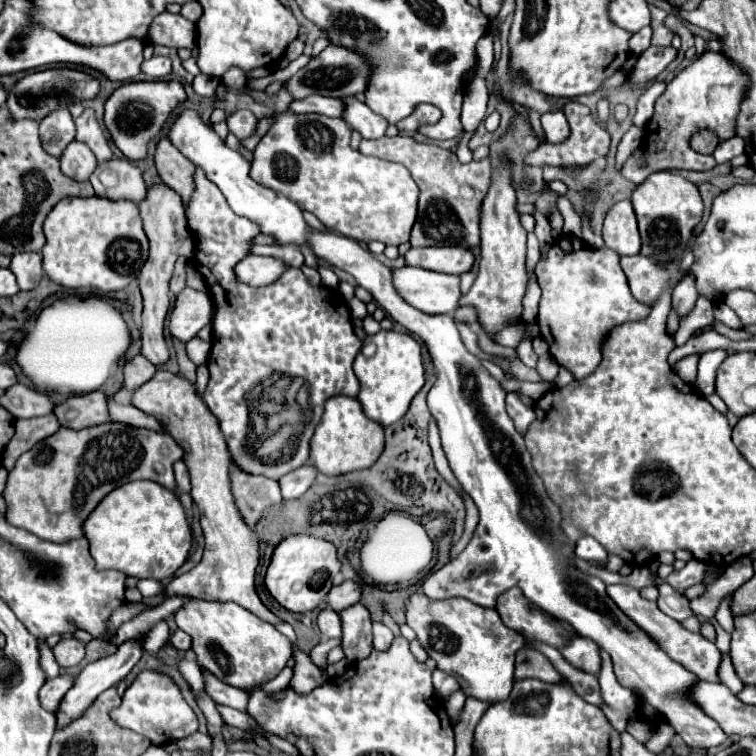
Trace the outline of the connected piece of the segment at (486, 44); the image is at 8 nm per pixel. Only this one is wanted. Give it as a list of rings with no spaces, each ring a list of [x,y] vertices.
[[[485,35],[477,43],[477,69],[475,77],[487,77],[495,61],[495,51],[493,51],[493,35]]]

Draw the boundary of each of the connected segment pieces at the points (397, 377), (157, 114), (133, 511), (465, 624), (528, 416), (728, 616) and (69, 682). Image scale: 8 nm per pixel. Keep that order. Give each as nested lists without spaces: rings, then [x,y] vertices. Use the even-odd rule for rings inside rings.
[[[381,329],[375,335],[367,335],[360,354],[353,363],[355,375],[361,381],[359,401],[369,419],[381,423],[383,427],[389,427],[407,413],[411,399],[423,387],[421,345],[409,333]]]
[[[139,81],[121,85],[105,103],[105,127],[111,133],[111,139],[121,149],[121,153],[131,159],[143,159],[147,153],[147,143],[155,137],[169,113],[185,101],[185,91],[179,81]]]
[[[131,481],[109,493],[83,523],[95,567],[117,569],[137,579],[165,579],[187,561],[191,529],[185,507],[173,491],[155,481]]]
[[[415,591],[405,603],[405,617],[405,623],[417,633],[417,641],[427,655],[441,671],[455,675],[467,695],[489,703],[509,697],[513,689],[515,653],[525,645],[525,639],[507,629],[495,609],[479,607],[463,597],[429,601],[421,591]]]
[[[515,392],[506,395],[506,410],[509,417],[515,421],[515,429],[525,433],[527,427],[535,421],[535,412],[532,406],[525,405]]]
[[[731,595],[729,597],[725,597],[723,601],[721,601],[721,605],[716,612],[715,619],[719,622],[719,625],[727,631],[727,633],[731,633],[733,631],[733,613],[731,613]]]
[[[59,675],[55,679],[49,679],[43,687],[41,687],[41,693],[39,693],[39,699],[41,699],[41,705],[45,709],[49,709],[51,713],[57,711],[61,699],[65,697],[65,693],[73,687],[75,679],[69,677],[69,675]]]

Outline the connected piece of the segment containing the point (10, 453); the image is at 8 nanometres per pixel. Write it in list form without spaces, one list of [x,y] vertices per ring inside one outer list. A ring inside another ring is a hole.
[[[55,415],[35,417],[35,419],[17,419],[15,423],[15,437],[9,441],[3,453],[3,467],[11,471],[15,467],[15,461],[29,451],[35,443],[43,441],[45,437],[53,435],[59,429],[59,421]]]

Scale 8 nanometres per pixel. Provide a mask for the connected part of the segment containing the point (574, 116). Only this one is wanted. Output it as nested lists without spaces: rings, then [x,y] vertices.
[[[569,101],[565,107],[563,107],[563,113],[569,121],[569,127],[571,127],[571,135],[563,141],[563,143],[543,143],[539,149],[535,149],[533,153],[527,155],[525,163],[527,165],[539,165],[539,167],[545,167],[545,165],[557,165],[557,167],[579,167],[579,165],[589,165],[591,161],[595,161],[597,157],[605,157],[607,151],[609,151],[609,133],[605,131],[605,127],[601,127],[595,117],[591,115],[589,107],[587,105],[581,105],[577,101]]]

